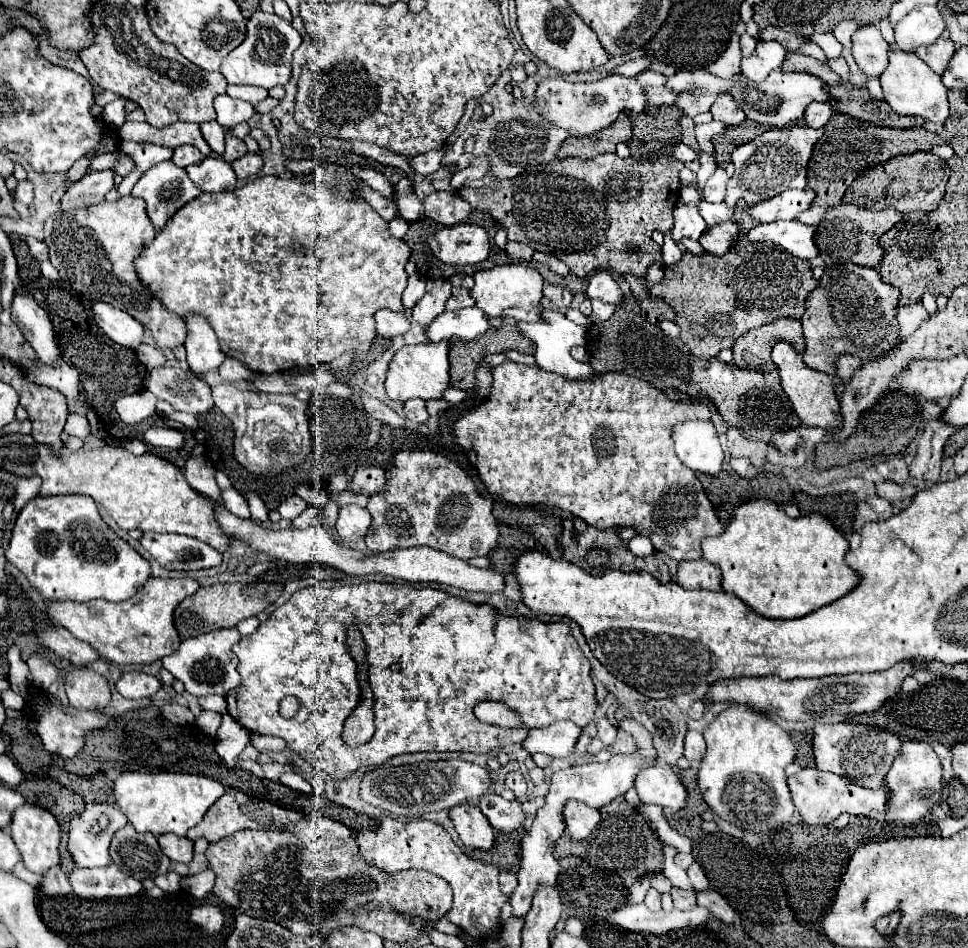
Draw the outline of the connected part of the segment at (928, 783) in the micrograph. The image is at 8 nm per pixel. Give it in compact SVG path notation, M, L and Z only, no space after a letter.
M906 741L900 747L900 753L896 755L888 775L886 785L892 791L890 807L888 807L888 819L902 821L902 823L918 823L922 821L932 805L940 801L942 791L942 765L934 749L926 741Z

